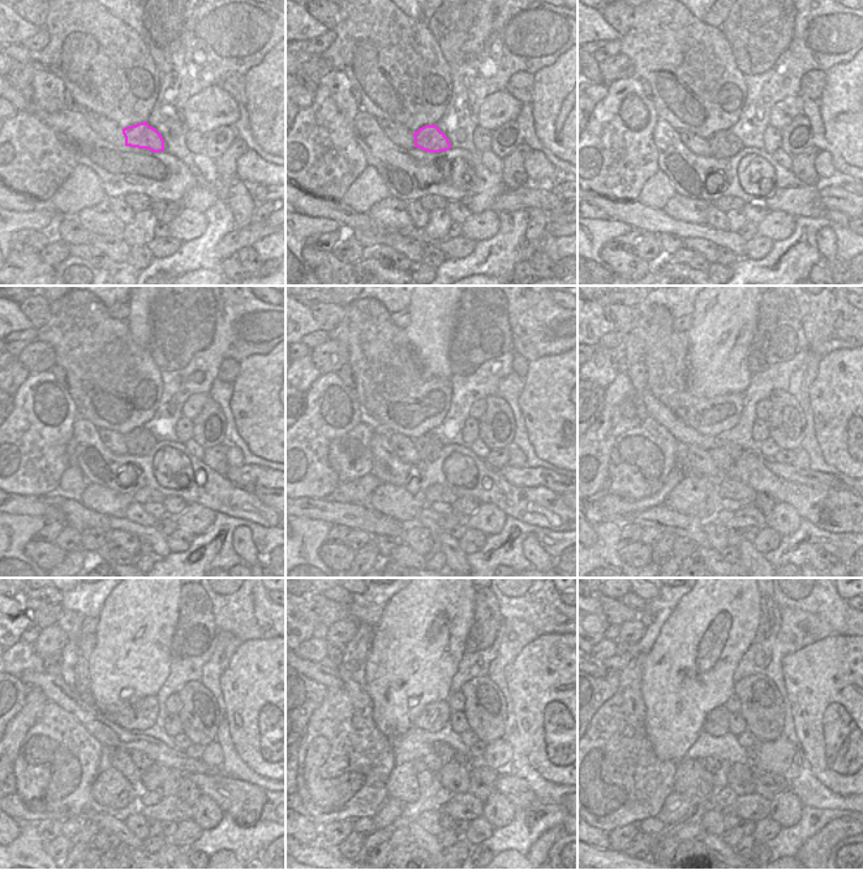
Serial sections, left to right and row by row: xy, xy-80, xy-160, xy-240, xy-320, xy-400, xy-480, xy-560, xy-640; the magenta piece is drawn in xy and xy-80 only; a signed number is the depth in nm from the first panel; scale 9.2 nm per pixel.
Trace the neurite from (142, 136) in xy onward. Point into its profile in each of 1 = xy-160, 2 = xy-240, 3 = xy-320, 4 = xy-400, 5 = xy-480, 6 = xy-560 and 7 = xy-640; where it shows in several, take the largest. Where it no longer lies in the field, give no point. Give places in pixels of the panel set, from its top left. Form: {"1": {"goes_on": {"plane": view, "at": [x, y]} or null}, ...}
{"1": {"goes_on": {"plane": "xy-160", "at": [724, 144]}}, "2": {"goes_on": {"plane": "xy-240", "at": [140, 441]}}, "3": {"goes_on": {"plane": "xy-320", "at": [428, 446]}}, "4": {"goes_on": {"plane": "xy-400", "at": [724, 457]}}, "5": {"goes_on": {"plane": "xy-480", "at": [142, 762]}}, "6": {"goes_on": {"plane": "xy-560", "at": [433, 762]}}, "7": {"goes_on": {"plane": "xy-640", "at": [712, 764]}}}

